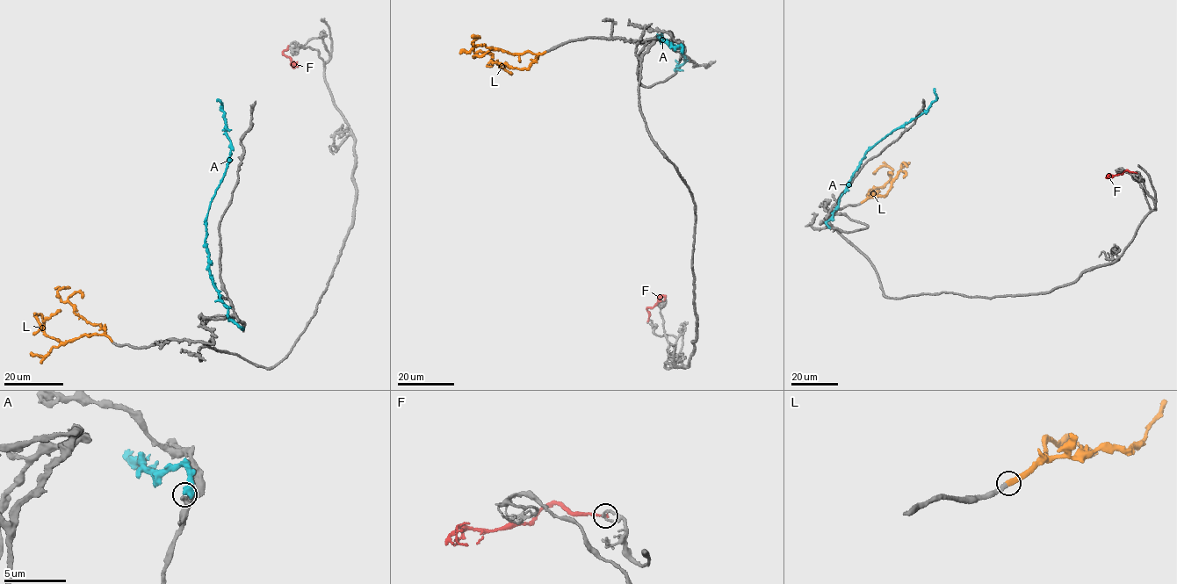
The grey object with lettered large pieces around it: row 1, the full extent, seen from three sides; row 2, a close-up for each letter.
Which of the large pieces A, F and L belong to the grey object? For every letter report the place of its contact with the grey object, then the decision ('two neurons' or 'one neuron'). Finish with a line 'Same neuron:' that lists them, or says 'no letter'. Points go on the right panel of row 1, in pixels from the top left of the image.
A: contact (829, 227); two neurons
F: contact (1136, 172); two neurons
L: contact (862, 202); one neuron
Same neuron: L

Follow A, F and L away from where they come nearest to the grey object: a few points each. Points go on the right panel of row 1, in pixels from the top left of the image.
A: (829, 227), (826, 222), (865, 152), (925, 111), (936, 99), (934, 88)
F: (1136, 172), (1125, 170), (1121, 174), (1108, 175), (1110, 178)
L: (862, 202), (871, 194), (873, 190), (884, 186), (892, 170), (884, 166), (874, 174)

